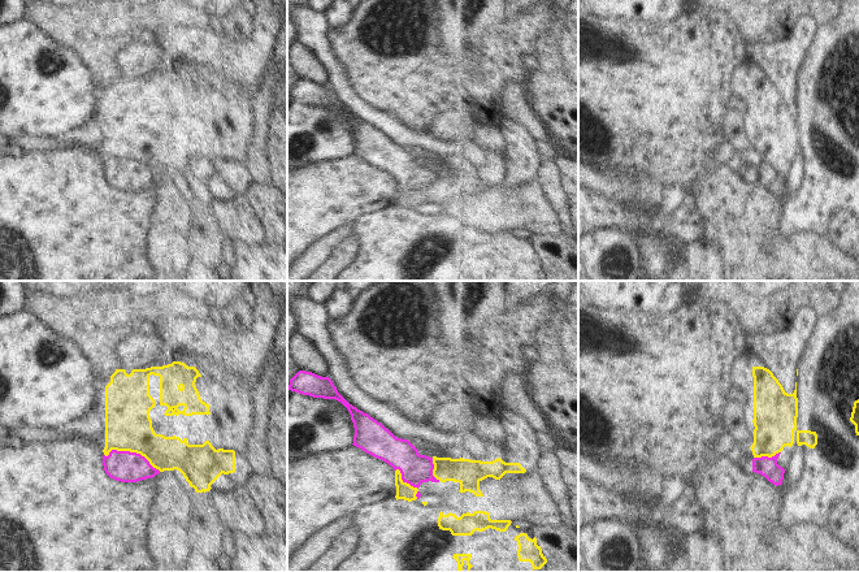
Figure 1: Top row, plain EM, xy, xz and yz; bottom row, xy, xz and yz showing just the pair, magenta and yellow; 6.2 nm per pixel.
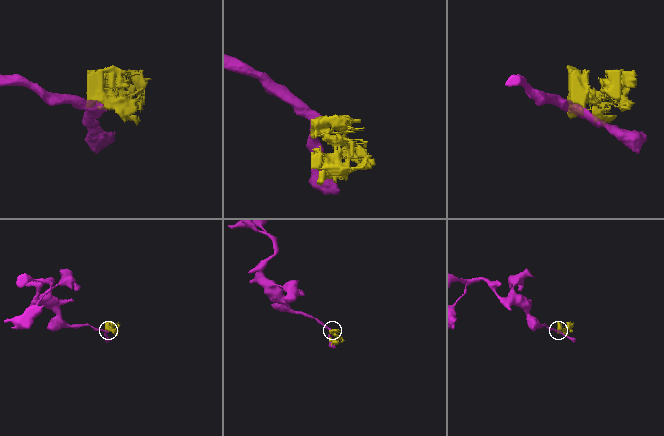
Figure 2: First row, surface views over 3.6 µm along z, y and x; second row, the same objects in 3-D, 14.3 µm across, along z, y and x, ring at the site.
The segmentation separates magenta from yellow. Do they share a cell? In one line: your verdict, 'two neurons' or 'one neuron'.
two neurons

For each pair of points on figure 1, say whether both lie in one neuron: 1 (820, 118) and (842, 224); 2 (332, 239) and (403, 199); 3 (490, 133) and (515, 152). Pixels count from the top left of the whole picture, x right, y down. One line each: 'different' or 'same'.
1: different
2: different
3: different

